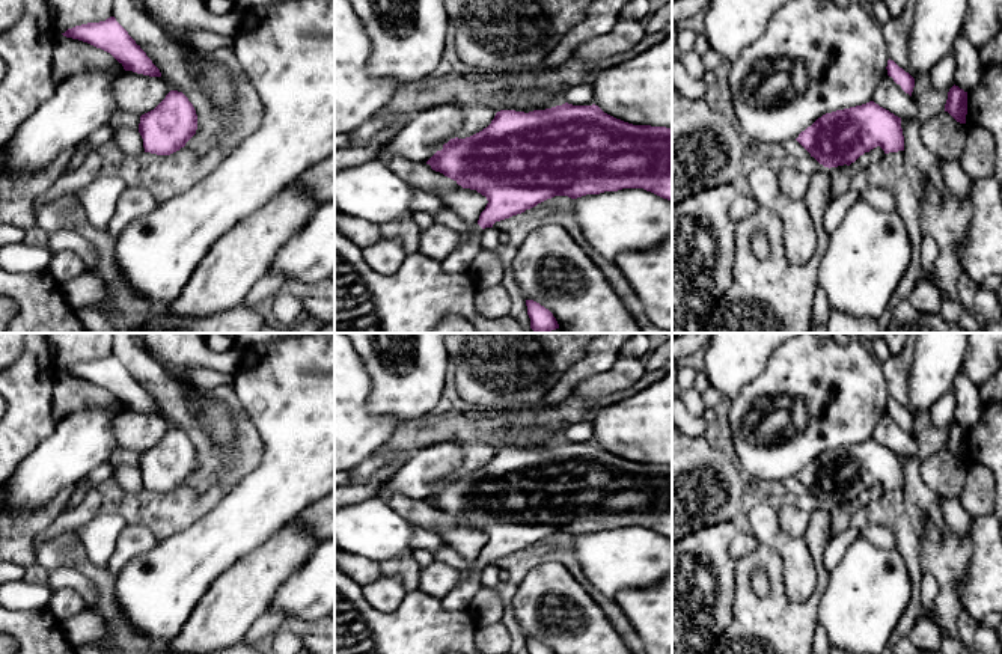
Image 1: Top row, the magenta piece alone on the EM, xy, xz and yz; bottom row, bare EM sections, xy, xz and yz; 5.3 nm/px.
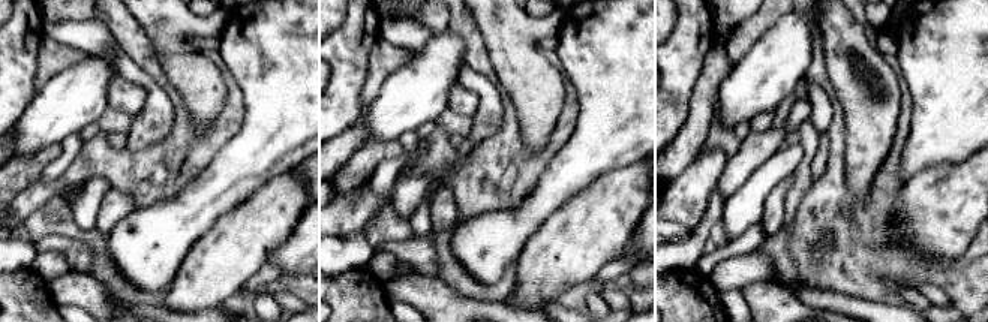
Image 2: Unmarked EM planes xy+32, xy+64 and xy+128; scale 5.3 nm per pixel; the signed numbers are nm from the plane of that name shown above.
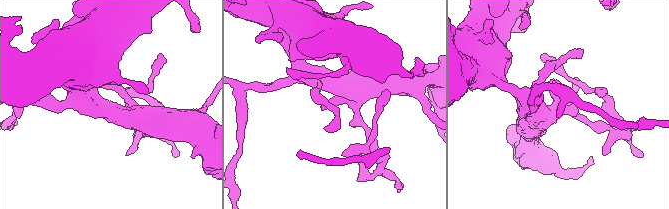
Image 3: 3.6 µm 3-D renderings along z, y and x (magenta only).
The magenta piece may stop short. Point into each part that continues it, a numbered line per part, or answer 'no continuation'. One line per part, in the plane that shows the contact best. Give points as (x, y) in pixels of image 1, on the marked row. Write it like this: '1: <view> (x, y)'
1: xz (460, 261)

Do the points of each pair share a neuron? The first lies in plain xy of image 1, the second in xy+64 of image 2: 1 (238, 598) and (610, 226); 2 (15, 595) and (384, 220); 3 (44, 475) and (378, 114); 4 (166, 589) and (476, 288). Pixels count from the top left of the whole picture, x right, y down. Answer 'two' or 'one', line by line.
1: one
2: one
3: one
4: two

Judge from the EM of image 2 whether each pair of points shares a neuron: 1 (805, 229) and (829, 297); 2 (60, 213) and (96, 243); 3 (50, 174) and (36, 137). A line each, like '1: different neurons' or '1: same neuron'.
1: different neurons
2: same neuron
3: different neurons

